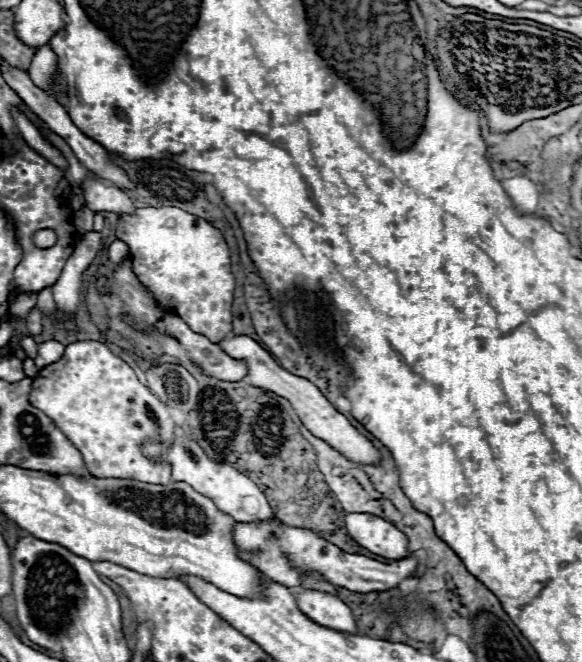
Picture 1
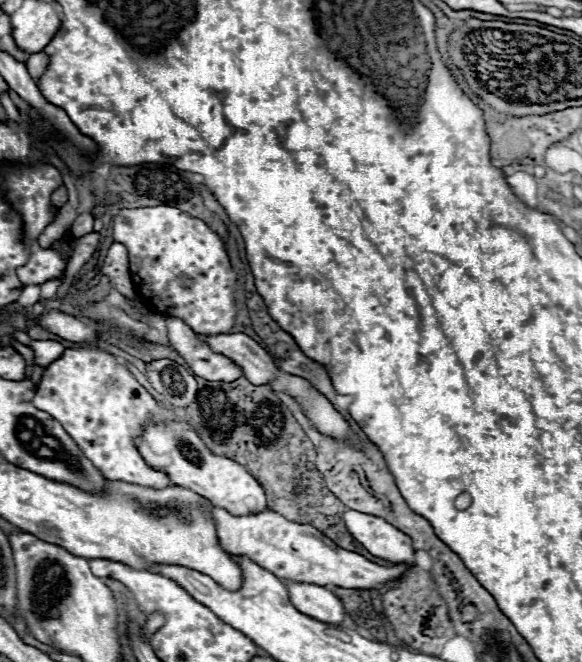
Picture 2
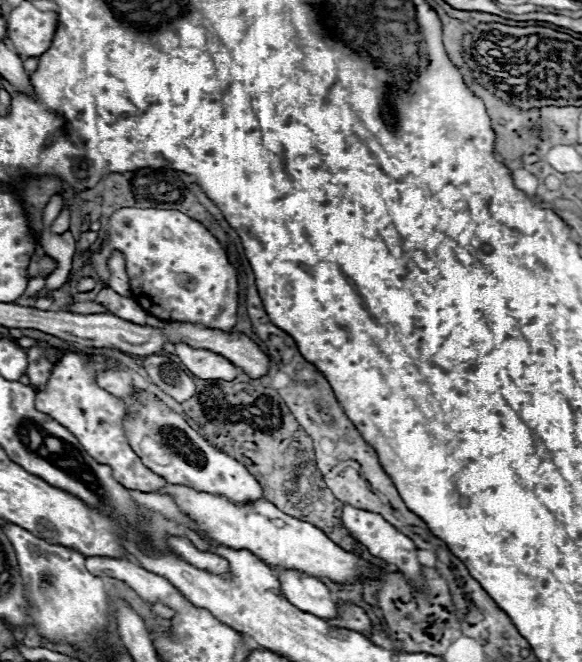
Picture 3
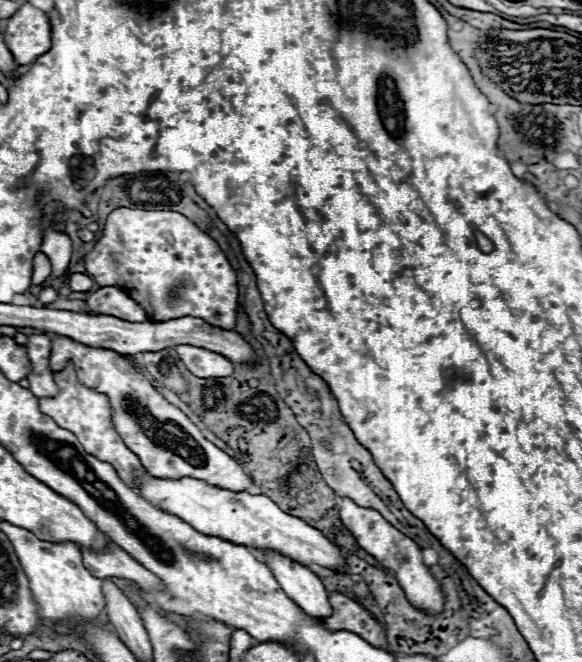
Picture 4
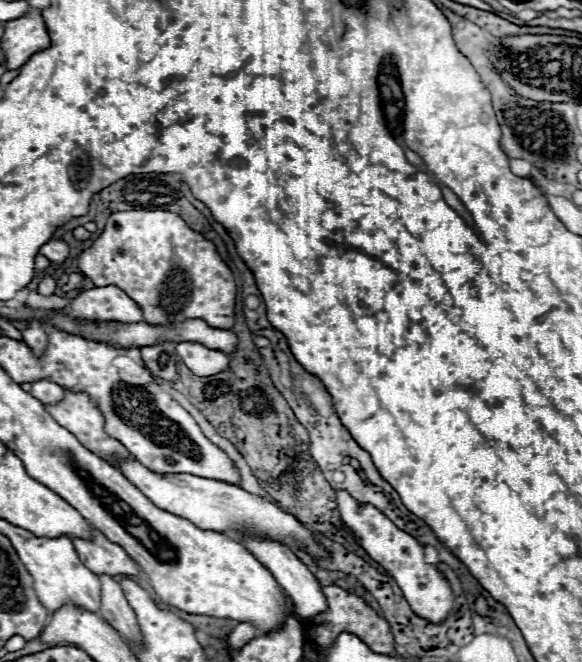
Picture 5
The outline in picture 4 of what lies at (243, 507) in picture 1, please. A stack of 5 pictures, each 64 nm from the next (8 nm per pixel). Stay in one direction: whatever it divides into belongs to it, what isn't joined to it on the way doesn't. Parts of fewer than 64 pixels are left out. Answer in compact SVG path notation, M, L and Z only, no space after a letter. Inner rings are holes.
M52 336L52 372L60 372L66 366L66 360L74 362L82 384L108 396L114 410L116 432L152 476L168 480L194 476L196 480L214 484L216 488L230 488L230 492L252 492L254 482L246 474L244 466L208 442L202 432L190 422L190 418L166 402L164 396L156 392L156 388L126 356L106 348L90 348L64 336Z

